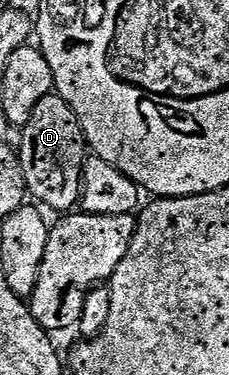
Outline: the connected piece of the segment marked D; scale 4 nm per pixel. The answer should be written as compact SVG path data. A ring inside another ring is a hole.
M58 93L45 95L33 108L33 116L21 128L17 153L28 195L48 211L71 212L80 205L83 189L83 164L89 157L89 147L79 127L79 117Z

